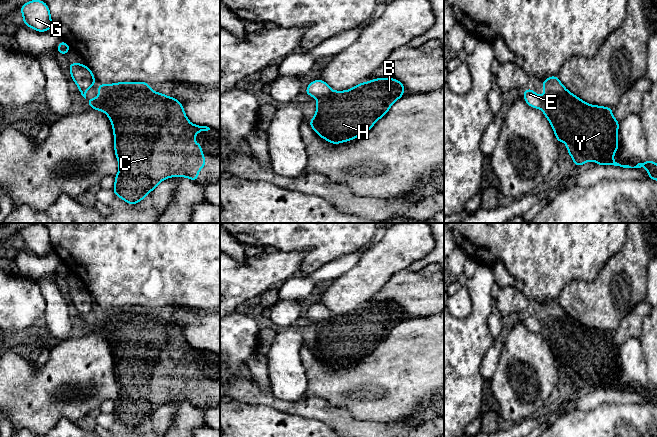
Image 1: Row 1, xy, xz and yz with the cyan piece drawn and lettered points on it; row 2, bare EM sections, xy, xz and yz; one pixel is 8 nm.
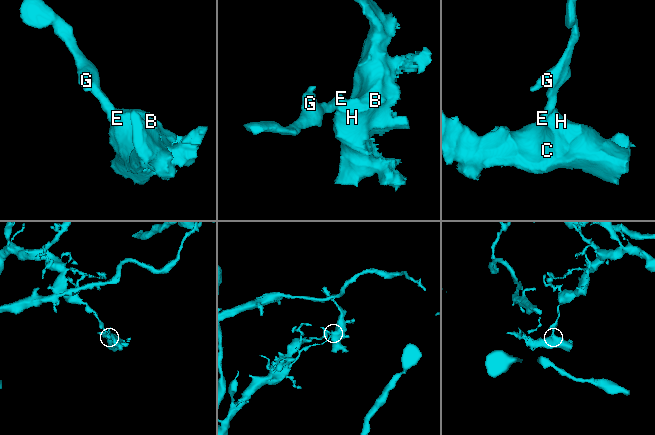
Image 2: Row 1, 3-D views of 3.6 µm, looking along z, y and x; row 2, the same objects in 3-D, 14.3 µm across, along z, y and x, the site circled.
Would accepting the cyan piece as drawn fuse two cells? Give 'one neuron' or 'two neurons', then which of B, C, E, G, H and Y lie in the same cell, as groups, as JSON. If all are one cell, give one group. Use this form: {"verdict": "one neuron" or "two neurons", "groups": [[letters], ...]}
{"verdict": "two neurons", "groups": [["B", "C", "H", "Y"], ["E", "G"]]}

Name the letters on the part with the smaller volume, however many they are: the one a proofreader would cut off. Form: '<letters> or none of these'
B, C, H, Y

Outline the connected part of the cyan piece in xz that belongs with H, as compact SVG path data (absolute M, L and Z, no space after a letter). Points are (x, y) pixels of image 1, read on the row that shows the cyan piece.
M378 78L346 91L331 91L329 94L317 97L316 115L309 121L318 136L332 144L347 142L369 131L371 127L384 116L391 105L404 96L406 88L394 78Z

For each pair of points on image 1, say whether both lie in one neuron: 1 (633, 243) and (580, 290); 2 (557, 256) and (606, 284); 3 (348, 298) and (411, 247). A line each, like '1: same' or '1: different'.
1: same
2: different
3: same

